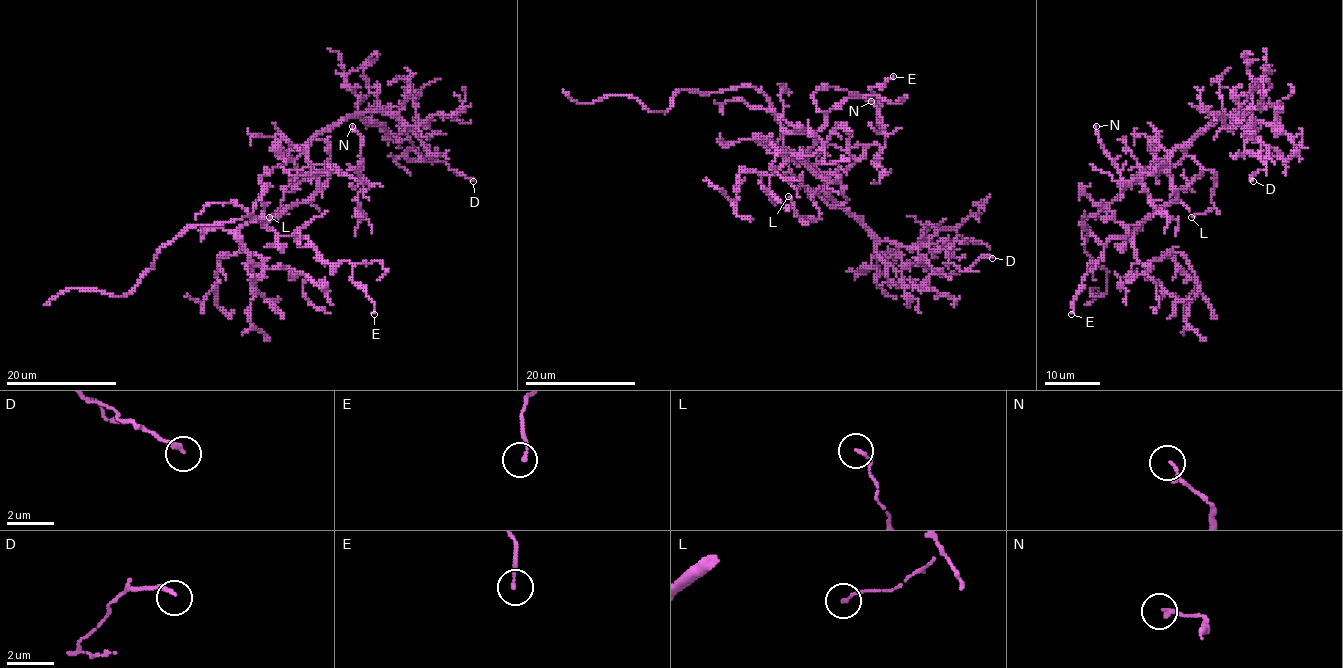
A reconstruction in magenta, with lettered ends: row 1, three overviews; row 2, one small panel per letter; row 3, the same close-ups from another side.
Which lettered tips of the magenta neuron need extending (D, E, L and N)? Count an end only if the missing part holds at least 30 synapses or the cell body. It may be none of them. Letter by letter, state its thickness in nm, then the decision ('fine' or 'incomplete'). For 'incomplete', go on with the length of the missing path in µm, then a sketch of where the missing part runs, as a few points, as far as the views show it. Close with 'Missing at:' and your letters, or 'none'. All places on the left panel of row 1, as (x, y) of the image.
D: 180 nm | fine
E: 140 nm | fine
L: 120 nm | fine
N: 130 nm | fine
Missing at: none

